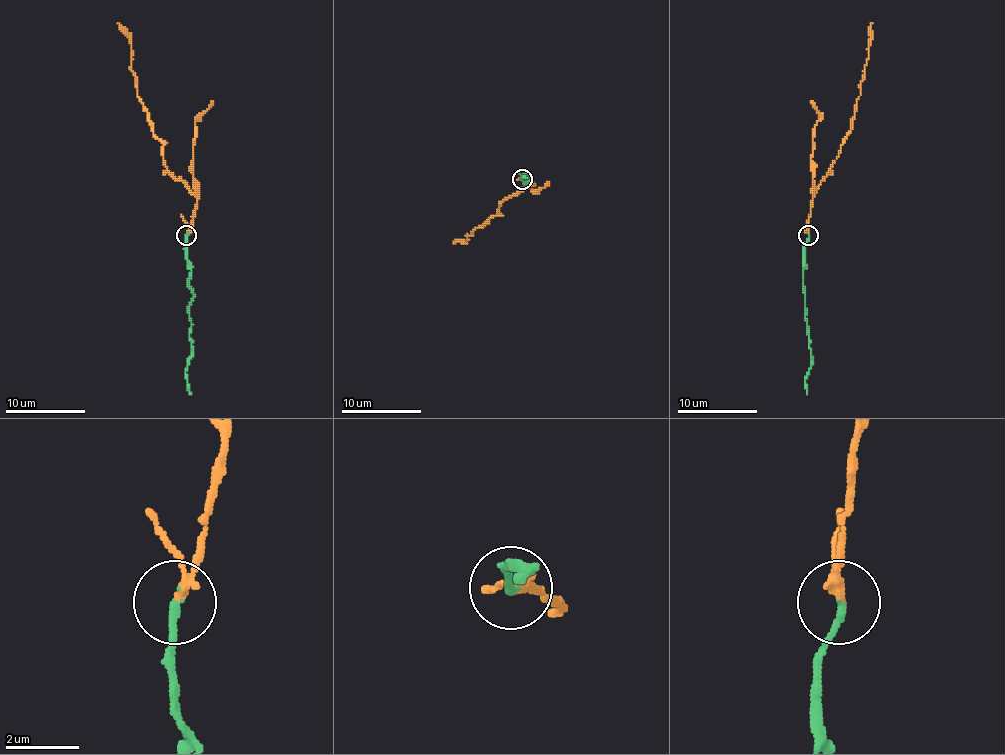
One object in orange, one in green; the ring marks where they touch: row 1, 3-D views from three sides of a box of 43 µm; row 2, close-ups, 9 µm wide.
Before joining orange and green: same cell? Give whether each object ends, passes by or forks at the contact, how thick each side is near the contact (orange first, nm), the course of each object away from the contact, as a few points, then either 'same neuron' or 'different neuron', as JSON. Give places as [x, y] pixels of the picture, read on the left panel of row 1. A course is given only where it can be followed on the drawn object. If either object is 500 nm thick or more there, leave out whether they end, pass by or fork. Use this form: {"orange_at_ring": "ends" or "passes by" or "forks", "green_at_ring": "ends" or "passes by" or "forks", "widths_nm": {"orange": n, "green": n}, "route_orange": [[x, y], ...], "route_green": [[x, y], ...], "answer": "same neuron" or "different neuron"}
{"orange_at_ring": "passes by", "green_at_ring": "ends", "widths_nm": {"orange": 200, "green": 200}, "route_orange": [[187, 234], [197, 197], [167, 169], [163, 145], [151, 129], [147, 109], [137, 95], [129, 37], [117, 23]], "route_green": [[187, 234], [187, 262], [191, 270], [189, 288], [193, 300], [189, 320], [191, 358], [185, 370], [191, 394]], "answer": "same neuron"}

